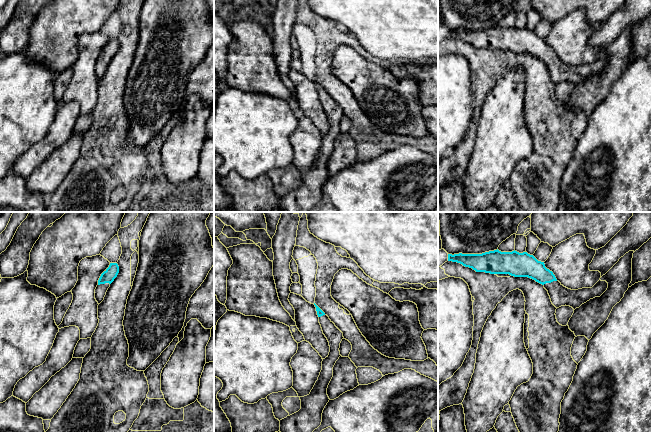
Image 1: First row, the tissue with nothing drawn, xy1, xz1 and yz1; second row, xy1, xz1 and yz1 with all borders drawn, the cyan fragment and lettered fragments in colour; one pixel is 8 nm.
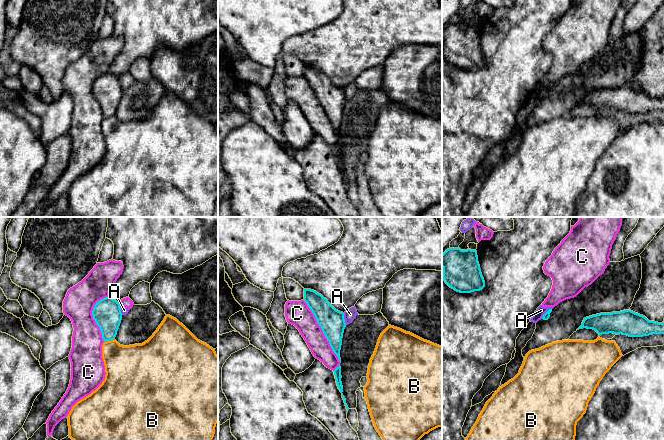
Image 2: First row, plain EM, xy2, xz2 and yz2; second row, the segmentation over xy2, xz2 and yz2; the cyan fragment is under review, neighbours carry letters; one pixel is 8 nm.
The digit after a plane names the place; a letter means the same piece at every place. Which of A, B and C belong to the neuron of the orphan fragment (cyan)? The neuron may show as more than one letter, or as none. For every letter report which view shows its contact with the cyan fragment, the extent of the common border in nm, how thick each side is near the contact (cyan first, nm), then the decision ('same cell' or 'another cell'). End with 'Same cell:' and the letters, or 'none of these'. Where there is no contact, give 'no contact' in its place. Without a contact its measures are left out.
A: meets cyan in yz2; contact 120 nm long; 50 nm thick on the cyan side, 70 nm on the other; another cell
B: meets cyan in xy2; contact 90 nm long; 220 nm thick on the cyan side, 340 nm on the other; another cell
C: meets cyan in xz2; contact 600 nm long; 200 nm thick on the cyan side, 180 nm on the other; another cell
Same cell: none of these

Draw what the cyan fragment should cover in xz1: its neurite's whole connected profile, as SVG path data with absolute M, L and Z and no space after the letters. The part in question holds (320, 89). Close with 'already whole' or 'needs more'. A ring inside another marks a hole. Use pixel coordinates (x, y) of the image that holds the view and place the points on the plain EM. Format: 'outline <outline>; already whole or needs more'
outline M314 79L323 110L330 122L329 131L322 137L322 146L310 170L300 173L301 185L280 196L280 208L285 212L311 212L322 198L322 189L329 178L328 161L333 153L333 143L340 131L343 109Z; needs more

